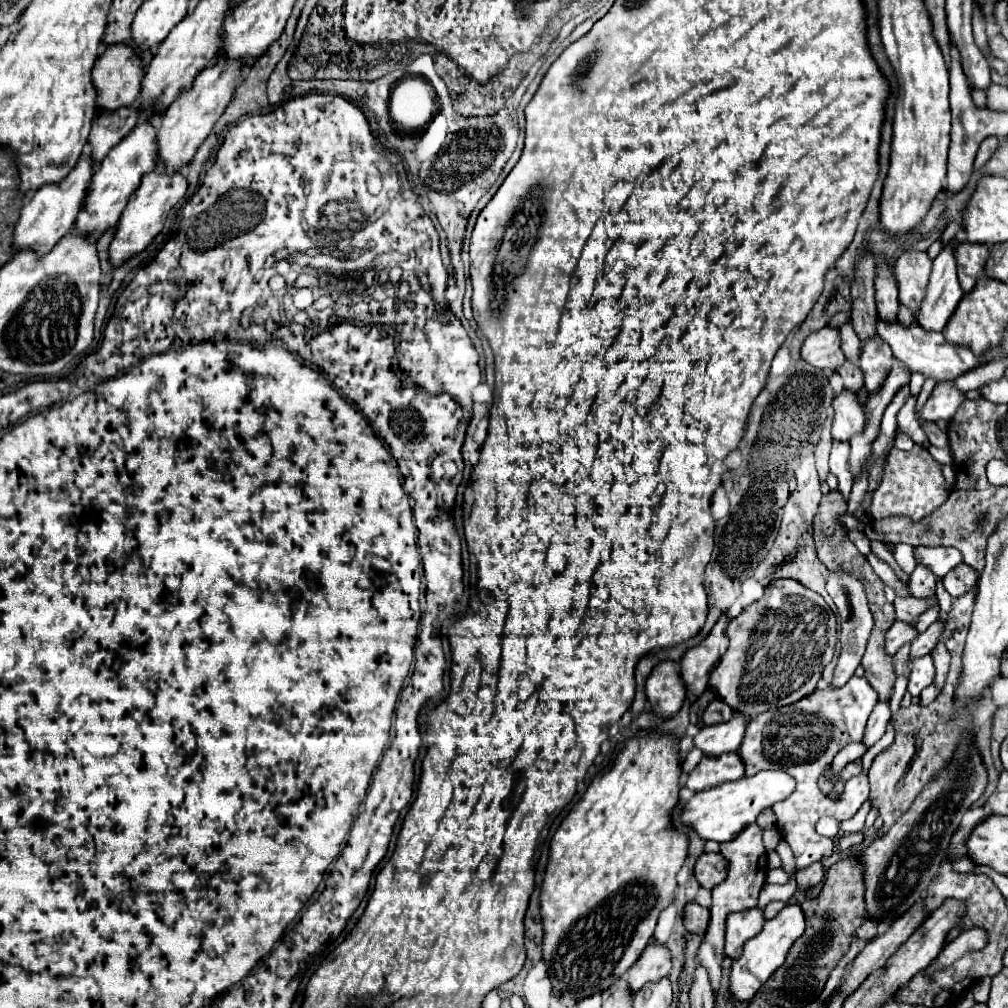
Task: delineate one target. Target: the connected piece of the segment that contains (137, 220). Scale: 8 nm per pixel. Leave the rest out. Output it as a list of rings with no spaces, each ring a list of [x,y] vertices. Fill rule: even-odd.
[[[156,167],[152,173],[146,173],[142,177],[142,183],[140,187],[136,189],[136,193],[130,197],[122,217],[120,217],[120,231],[116,227],[116,233],[114,233],[114,239],[112,239],[112,245],[108,247],[108,259],[112,261],[112,265],[120,267],[122,263],[126,263],[130,257],[142,253],[152,241],[154,237],[162,231],[164,227],[164,221],[170,213],[170,209],[184,197],[186,193],[186,177],[182,173],[176,173],[176,175],[168,175],[164,173],[160,167]]]

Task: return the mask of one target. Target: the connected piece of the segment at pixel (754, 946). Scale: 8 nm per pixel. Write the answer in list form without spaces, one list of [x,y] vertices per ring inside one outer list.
[[[786,905],[774,919],[766,921],[764,929],[752,937],[746,945],[744,945],[744,953],[734,959],[732,967],[730,967],[730,985],[728,985],[728,993],[736,999],[736,1001],[750,1001],[756,991],[764,985],[764,981],[784,963],[792,943],[804,933],[804,913],[798,905]]]

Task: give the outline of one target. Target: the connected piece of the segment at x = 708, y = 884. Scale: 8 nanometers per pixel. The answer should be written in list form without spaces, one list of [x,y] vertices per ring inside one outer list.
[[[702,853],[694,865],[694,875],[698,883],[704,889],[714,889],[724,879],[724,857],[718,857],[718,853]]]

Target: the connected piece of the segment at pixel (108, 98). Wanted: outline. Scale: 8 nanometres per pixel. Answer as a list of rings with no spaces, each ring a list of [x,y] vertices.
[[[112,45],[112,49],[106,49],[94,63],[92,69],[92,83],[96,87],[98,109],[116,111],[120,107],[130,107],[136,103],[140,95],[140,83],[144,77],[142,61],[134,55],[134,51],[128,45]]]

